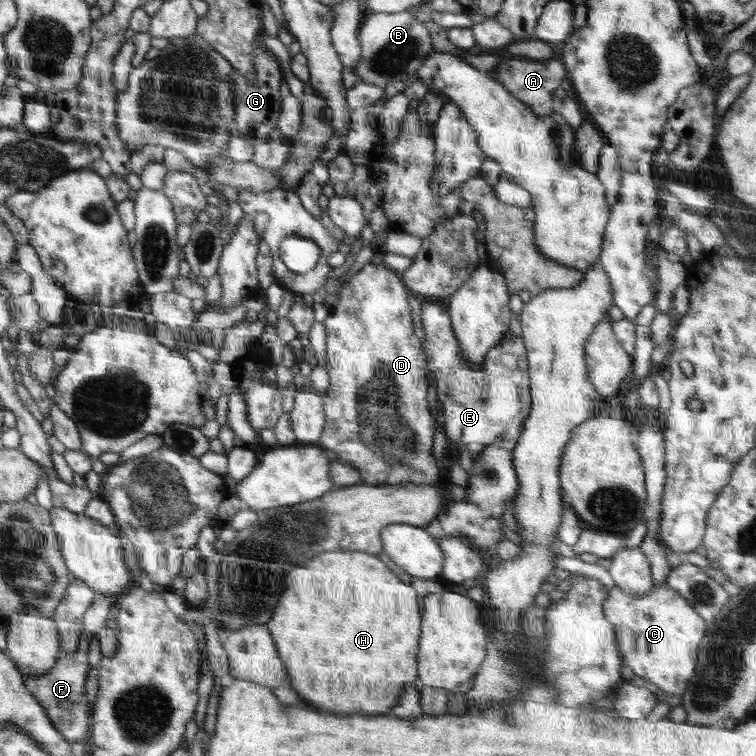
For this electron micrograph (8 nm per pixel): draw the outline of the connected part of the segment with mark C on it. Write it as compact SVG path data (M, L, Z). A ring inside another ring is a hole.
M666 583L653 585L646 594L640 596L626 594L616 585L606 589L608 596L602 602L603 615L614 627L615 643L623 665L628 666L636 676L646 678L668 694L682 694L695 673L698 647L708 623L688 605L683 596Z

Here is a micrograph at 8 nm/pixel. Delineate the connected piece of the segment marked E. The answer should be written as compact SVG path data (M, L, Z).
M421 301L421 328L424 329L424 353L430 376L436 385L438 401L445 407L445 433L457 451L462 446L482 446L512 438L518 440L528 418L530 379L527 351L522 337L508 332L500 346L488 350L482 368L470 368L458 352L452 332L450 313L436 301Z

